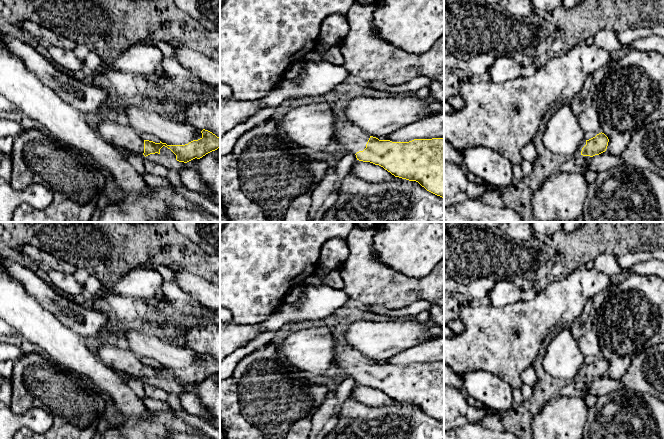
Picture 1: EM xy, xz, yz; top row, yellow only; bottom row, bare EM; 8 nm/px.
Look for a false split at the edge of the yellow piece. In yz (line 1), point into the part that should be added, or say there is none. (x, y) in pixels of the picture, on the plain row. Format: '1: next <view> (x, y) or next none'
1: next yz (583, 367)

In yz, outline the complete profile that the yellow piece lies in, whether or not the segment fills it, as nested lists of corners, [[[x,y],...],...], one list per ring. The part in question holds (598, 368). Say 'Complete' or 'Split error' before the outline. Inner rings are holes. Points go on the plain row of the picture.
Split error. [[[599,357],[589,364],[583,364],[578,371],[578,378],[593,381],[606,375],[609,363],[604,357]]]

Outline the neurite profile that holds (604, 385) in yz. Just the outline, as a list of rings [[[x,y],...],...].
[[[607,375],[584,385],[584,389],[586,390],[587,395],[594,395],[597,397],[623,388],[625,387],[620,380],[612,379]]]

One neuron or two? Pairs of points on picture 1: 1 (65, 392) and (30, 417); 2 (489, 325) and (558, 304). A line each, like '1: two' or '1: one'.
1: two
2: one

